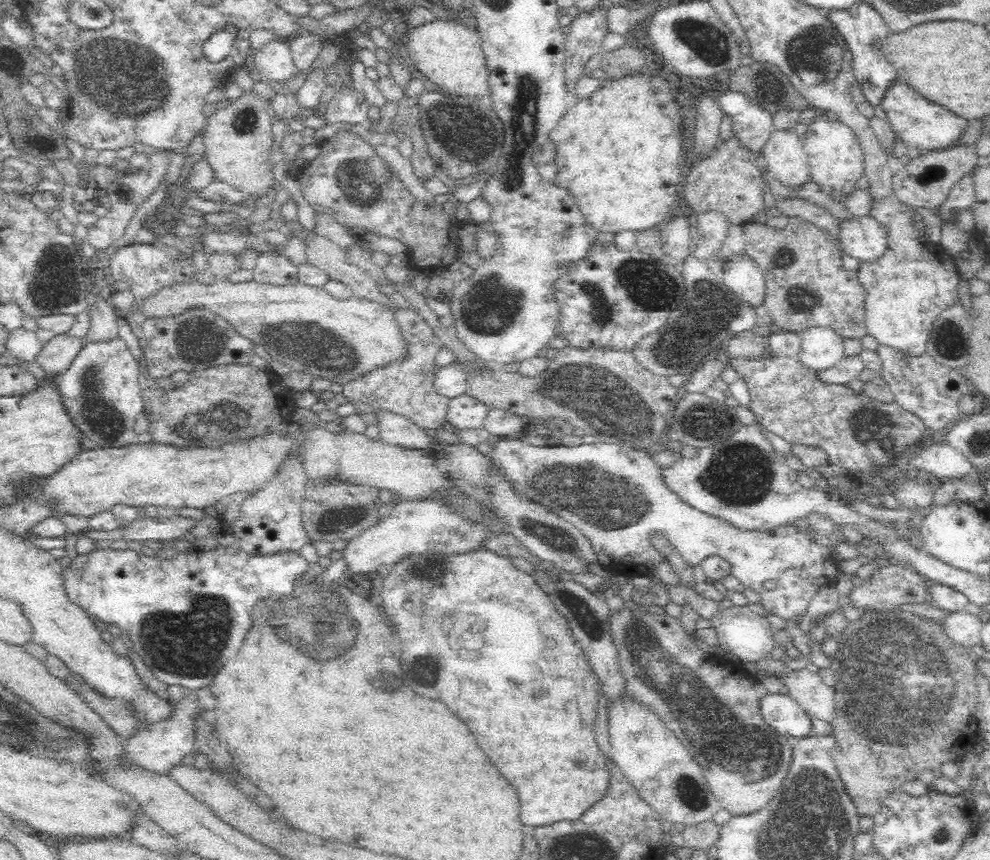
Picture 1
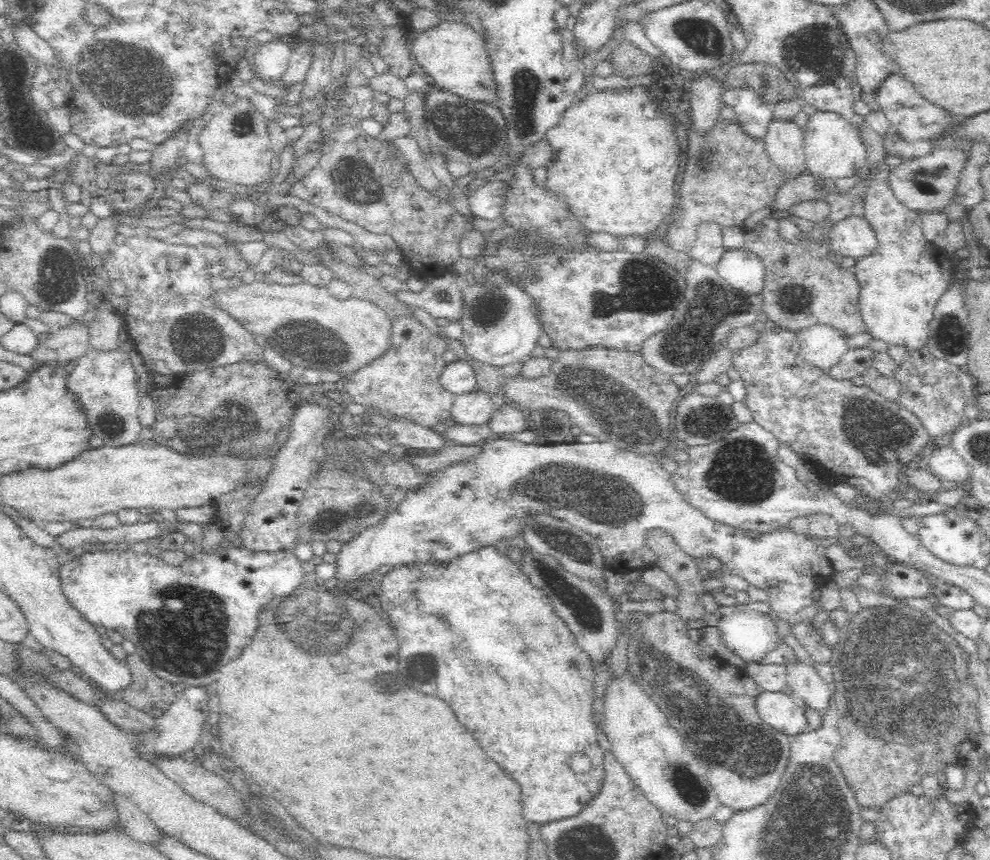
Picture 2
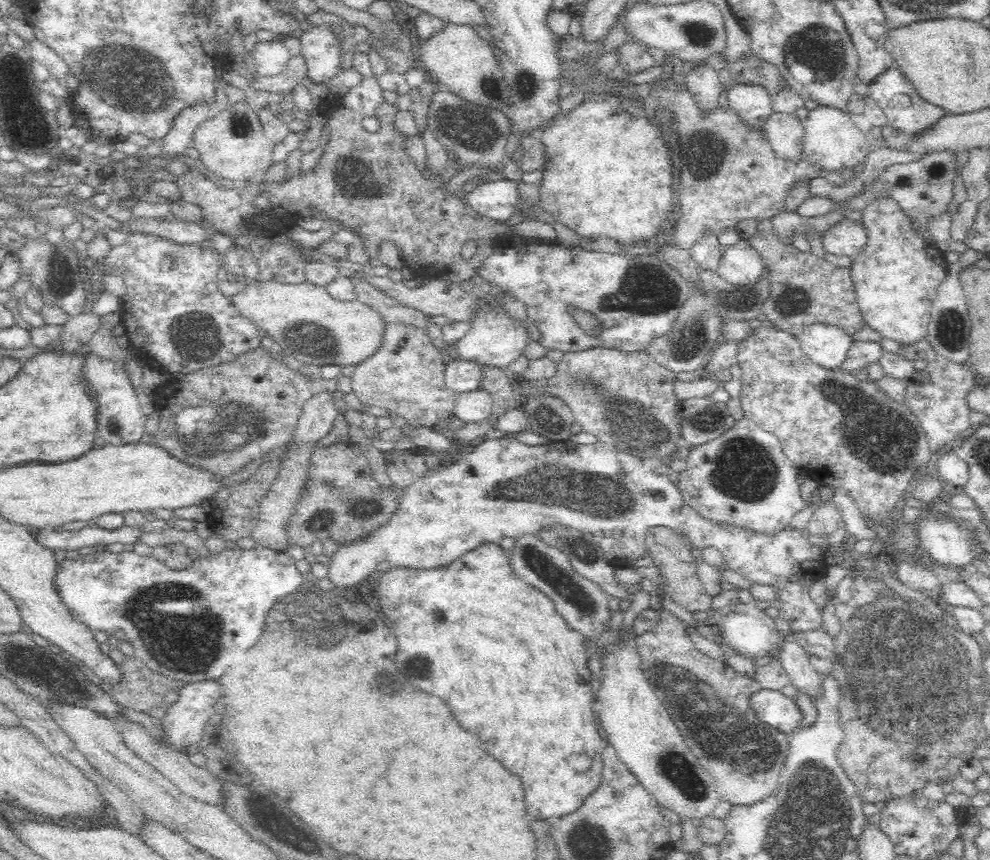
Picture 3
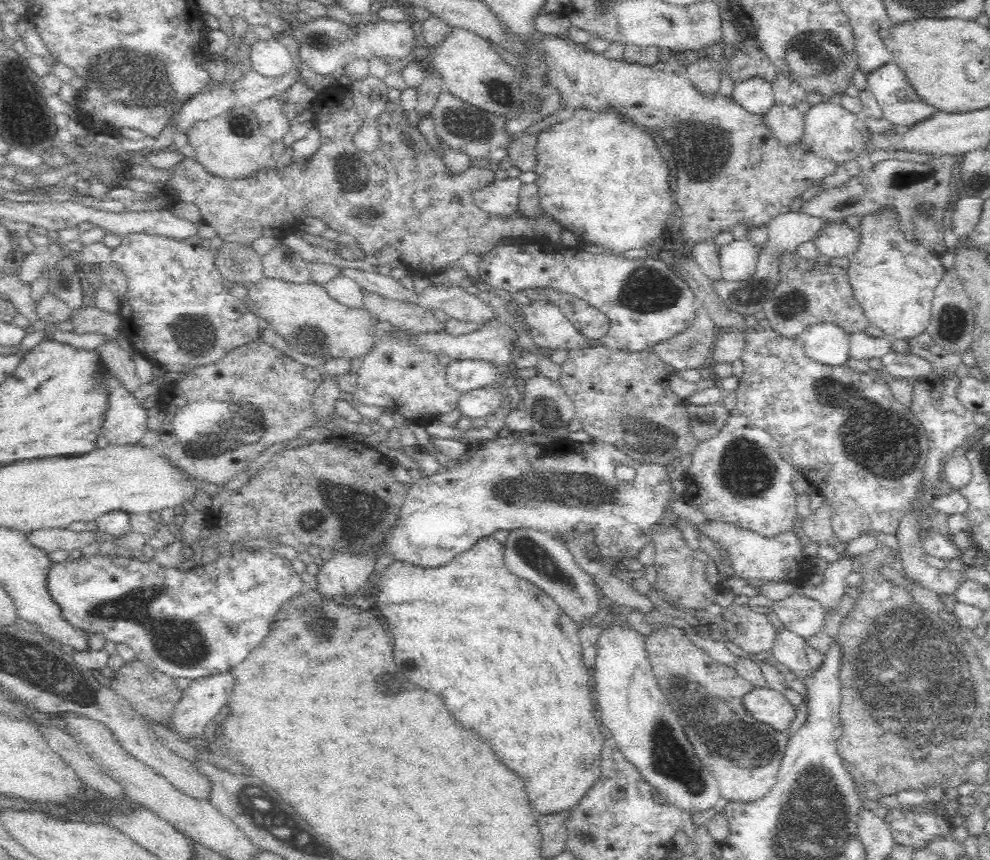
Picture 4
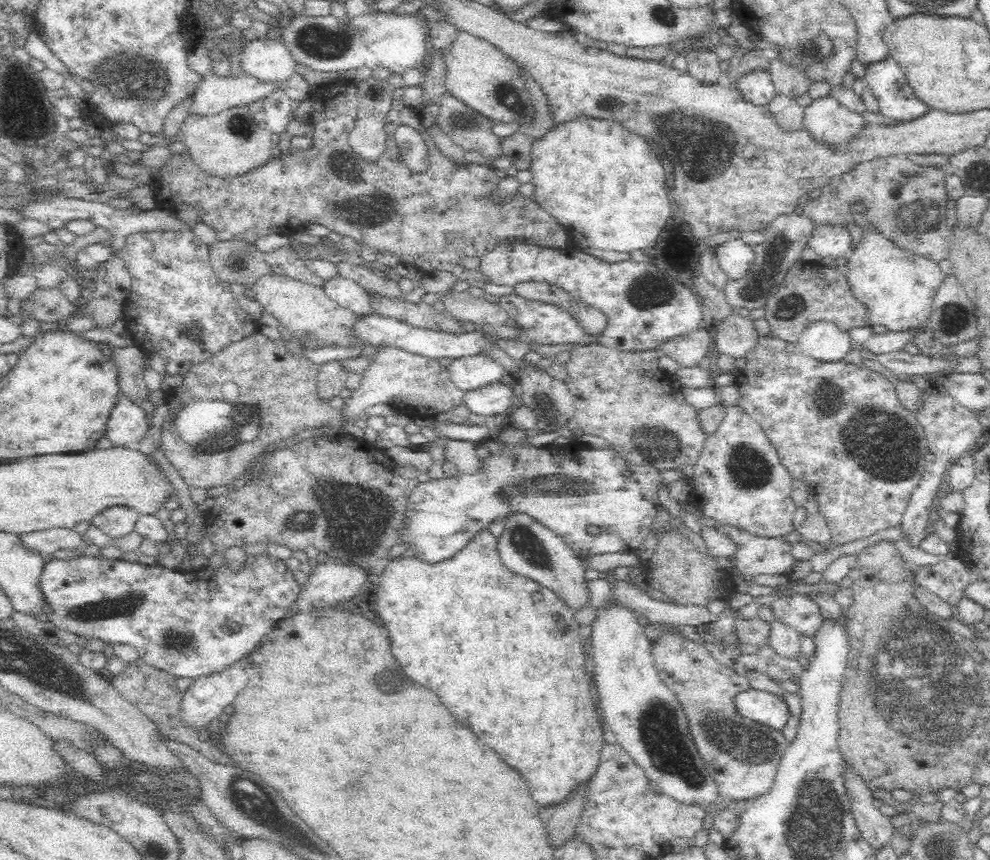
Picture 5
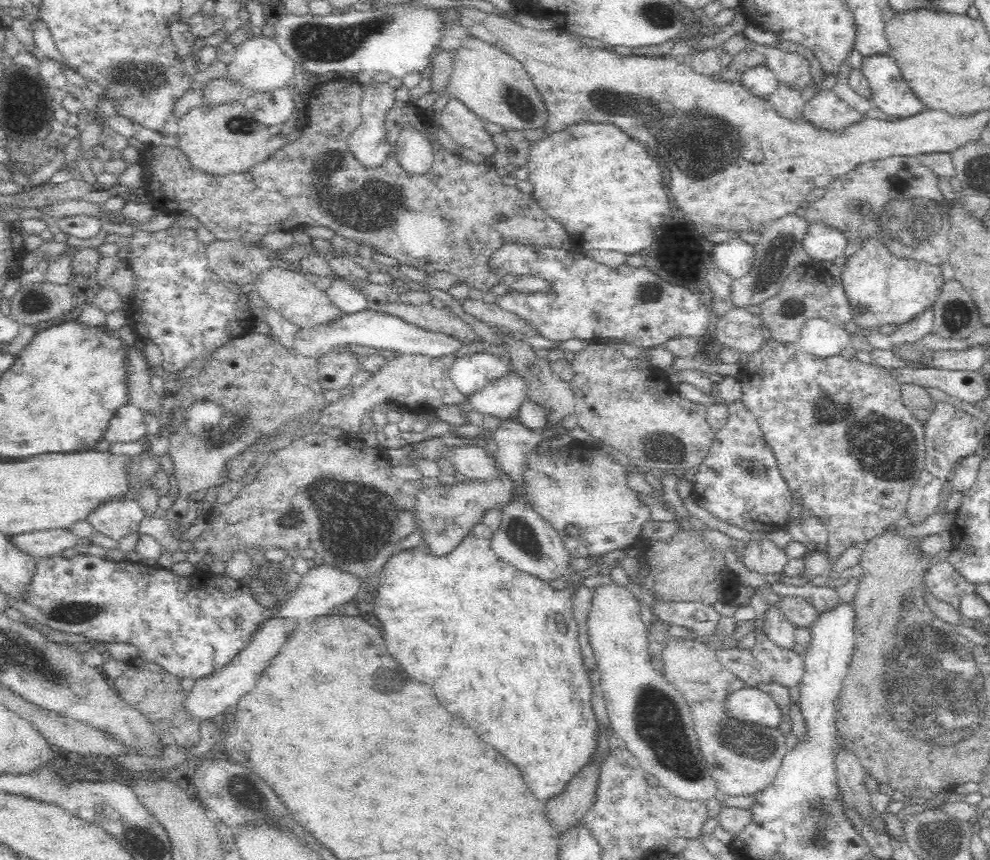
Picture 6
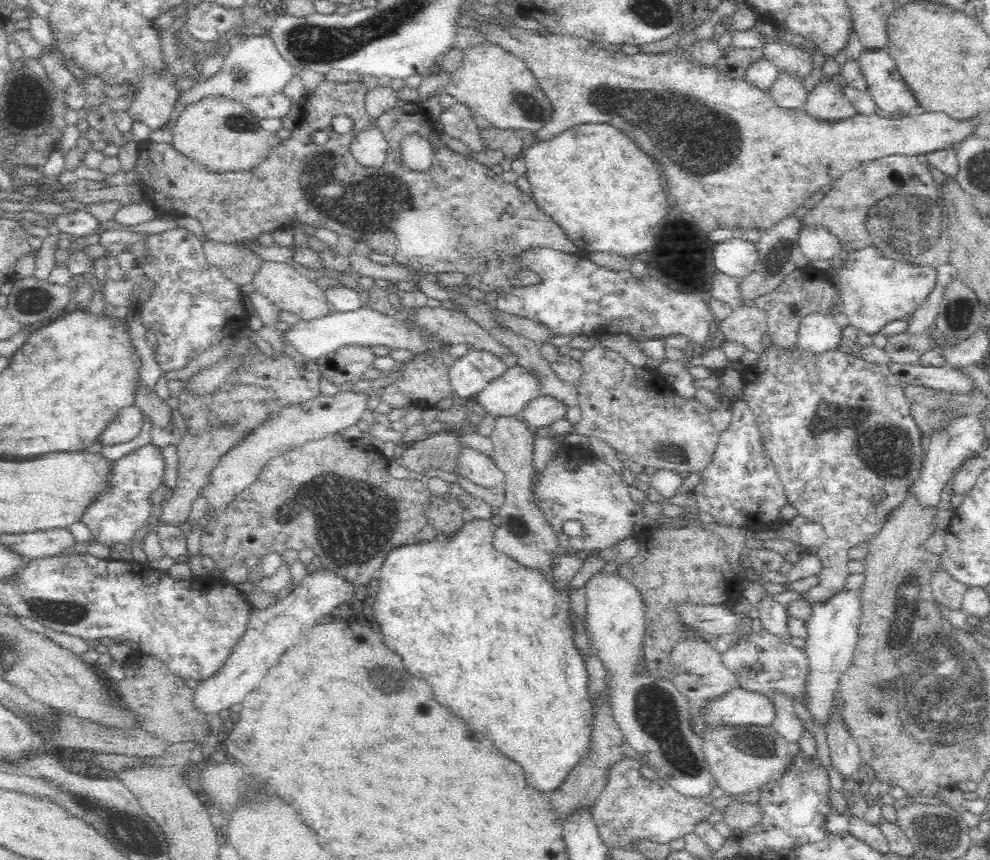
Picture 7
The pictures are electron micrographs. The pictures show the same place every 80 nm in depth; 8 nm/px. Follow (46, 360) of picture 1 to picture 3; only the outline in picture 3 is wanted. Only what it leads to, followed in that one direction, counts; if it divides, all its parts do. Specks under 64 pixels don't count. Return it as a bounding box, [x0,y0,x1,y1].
[6,312,100,359]

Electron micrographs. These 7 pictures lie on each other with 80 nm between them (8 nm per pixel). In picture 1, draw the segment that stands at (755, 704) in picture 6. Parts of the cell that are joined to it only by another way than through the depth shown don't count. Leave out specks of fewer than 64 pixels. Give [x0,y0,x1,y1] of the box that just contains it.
[761,690,814,740]

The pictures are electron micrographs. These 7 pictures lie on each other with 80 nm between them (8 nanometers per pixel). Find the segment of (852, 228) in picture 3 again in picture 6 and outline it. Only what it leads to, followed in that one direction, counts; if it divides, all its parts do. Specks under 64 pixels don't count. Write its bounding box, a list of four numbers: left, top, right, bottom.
[804,223,850,262]

